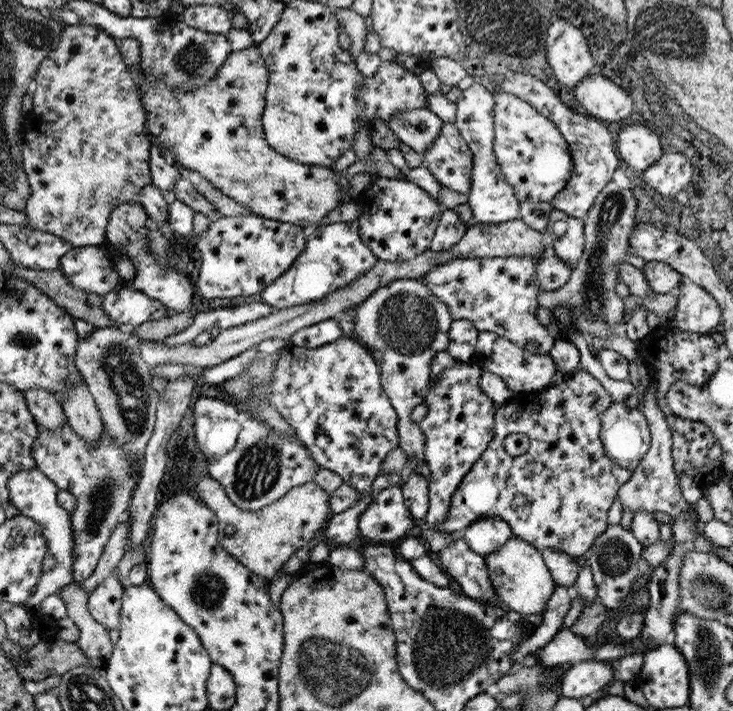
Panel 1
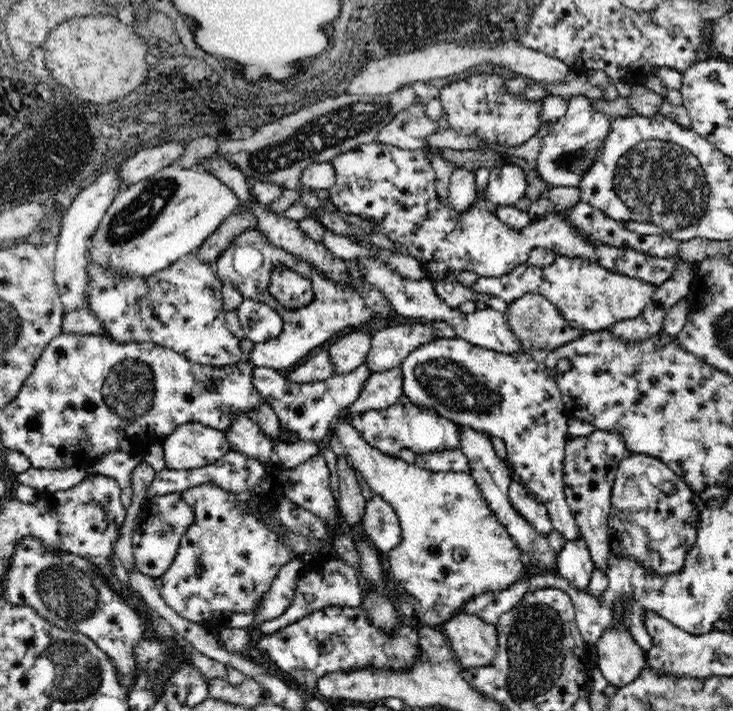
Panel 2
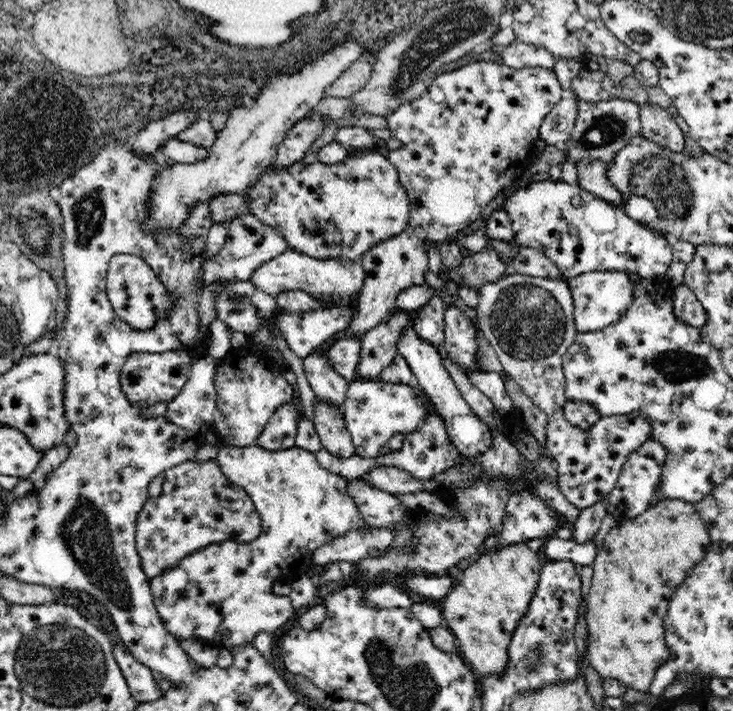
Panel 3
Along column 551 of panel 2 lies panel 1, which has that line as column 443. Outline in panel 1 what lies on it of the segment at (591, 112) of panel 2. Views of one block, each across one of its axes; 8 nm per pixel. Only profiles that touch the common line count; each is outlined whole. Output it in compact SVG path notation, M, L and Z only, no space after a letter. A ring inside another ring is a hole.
M445 124L435 138L433 146L421 154L423 166L429 174L447 190L457 194L469 194L473 180L471 172L475 168L475 156L471 148L457 132L455 124Z

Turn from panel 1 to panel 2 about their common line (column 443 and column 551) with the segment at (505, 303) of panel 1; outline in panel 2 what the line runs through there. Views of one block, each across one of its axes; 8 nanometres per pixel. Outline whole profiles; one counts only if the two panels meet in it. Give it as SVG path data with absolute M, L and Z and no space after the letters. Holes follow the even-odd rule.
M556 256L556 260L550 266L532 266L526 262L506 272L506 276L480 278L474 284L474 290L500 296L508 304L522 298L524 294L540 294L558 308L566 324L578 330L602 332L602 330L610 330L614 324L622 320L638 318L644 312L644 308L652 302L658 286L652 286L644 280L630 278L618 272L610 272L602 264L592 262L588 258Z

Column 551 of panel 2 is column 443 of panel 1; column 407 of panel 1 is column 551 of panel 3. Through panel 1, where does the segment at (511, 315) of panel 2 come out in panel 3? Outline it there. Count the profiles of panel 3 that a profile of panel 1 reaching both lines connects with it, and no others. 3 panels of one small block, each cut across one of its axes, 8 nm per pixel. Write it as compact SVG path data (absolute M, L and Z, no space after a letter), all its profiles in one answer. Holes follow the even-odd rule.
M506 276L486 284L478 292L478 326L498 352L498 358L514 382L536 406L548 412L548 456L558 470L560 492L570 504L584 510L610 498L628 456L650 440L650 420L638 412L600 418L592 428L574 428L564 416L566 374L562 360L574 344L578 330L574 324L574 300L560 280L532 280L530 276Z

